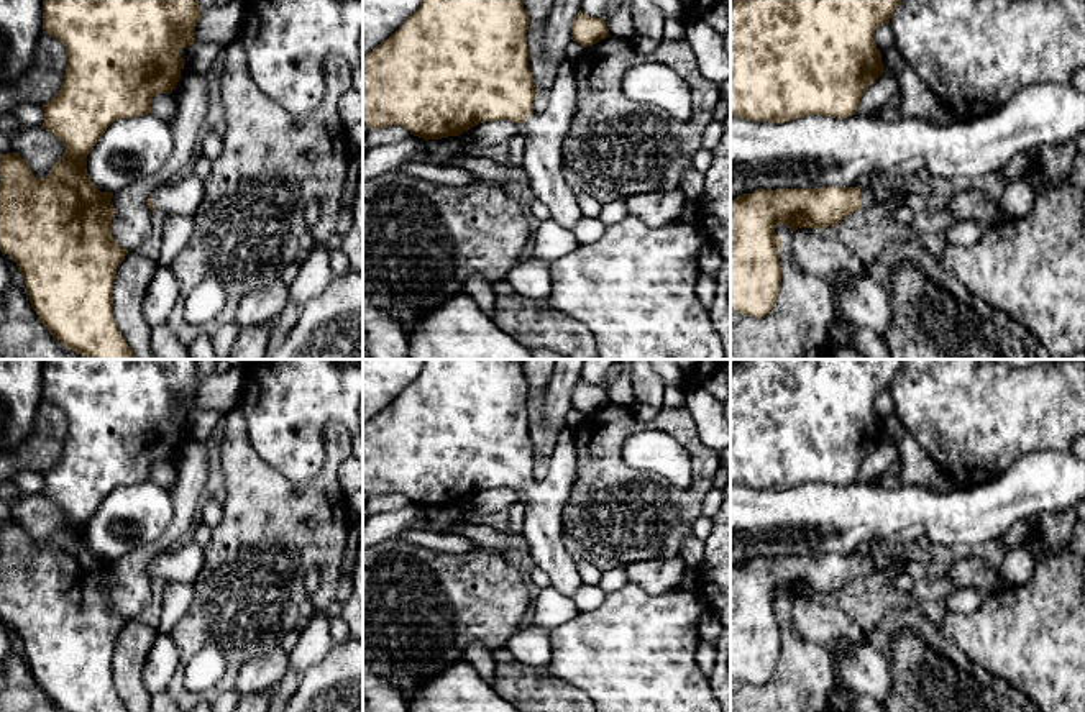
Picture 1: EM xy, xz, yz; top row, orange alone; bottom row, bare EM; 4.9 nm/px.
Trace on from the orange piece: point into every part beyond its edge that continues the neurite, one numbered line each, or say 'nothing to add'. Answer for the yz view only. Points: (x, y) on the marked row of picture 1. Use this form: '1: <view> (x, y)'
1: yz (869, 202)

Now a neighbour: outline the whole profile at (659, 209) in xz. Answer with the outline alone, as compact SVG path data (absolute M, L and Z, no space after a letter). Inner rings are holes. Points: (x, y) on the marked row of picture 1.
M680 187L665 192L634 194L625 199L629 213L653 228L668 226L680 220L686 203L688 199Z

